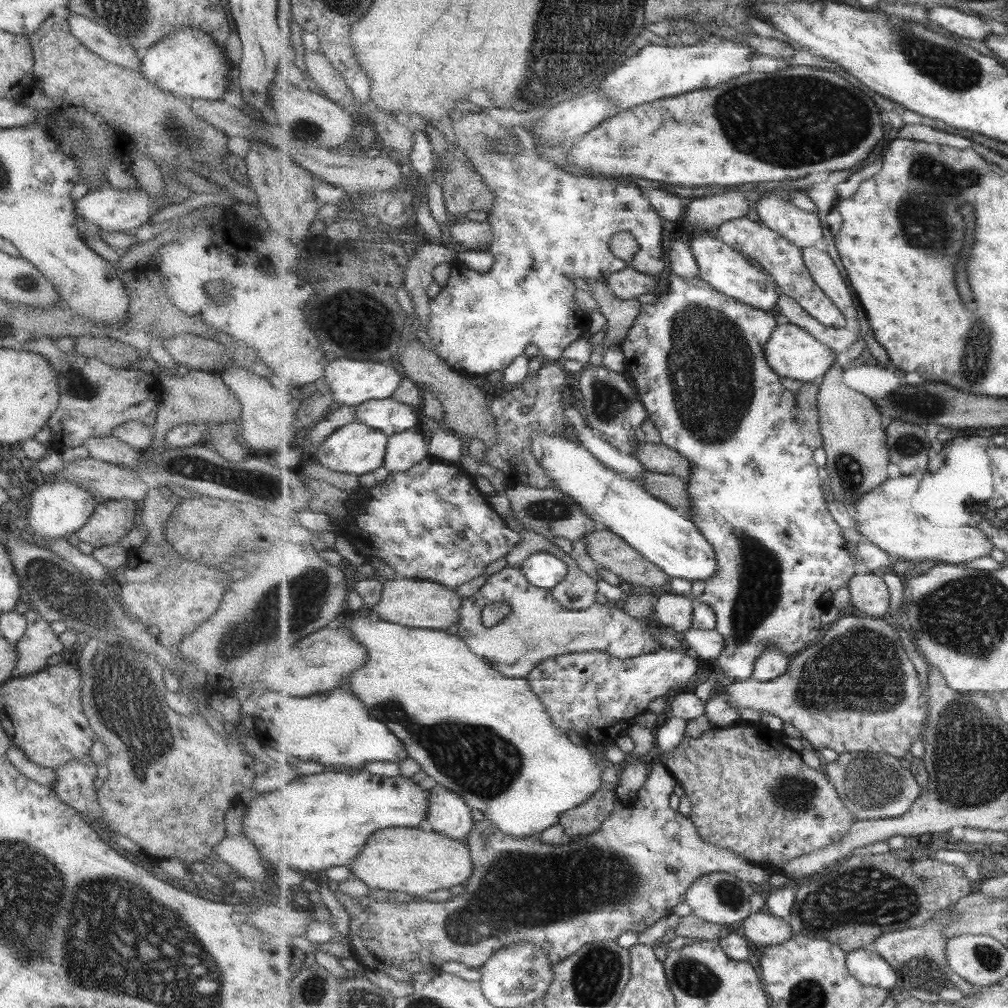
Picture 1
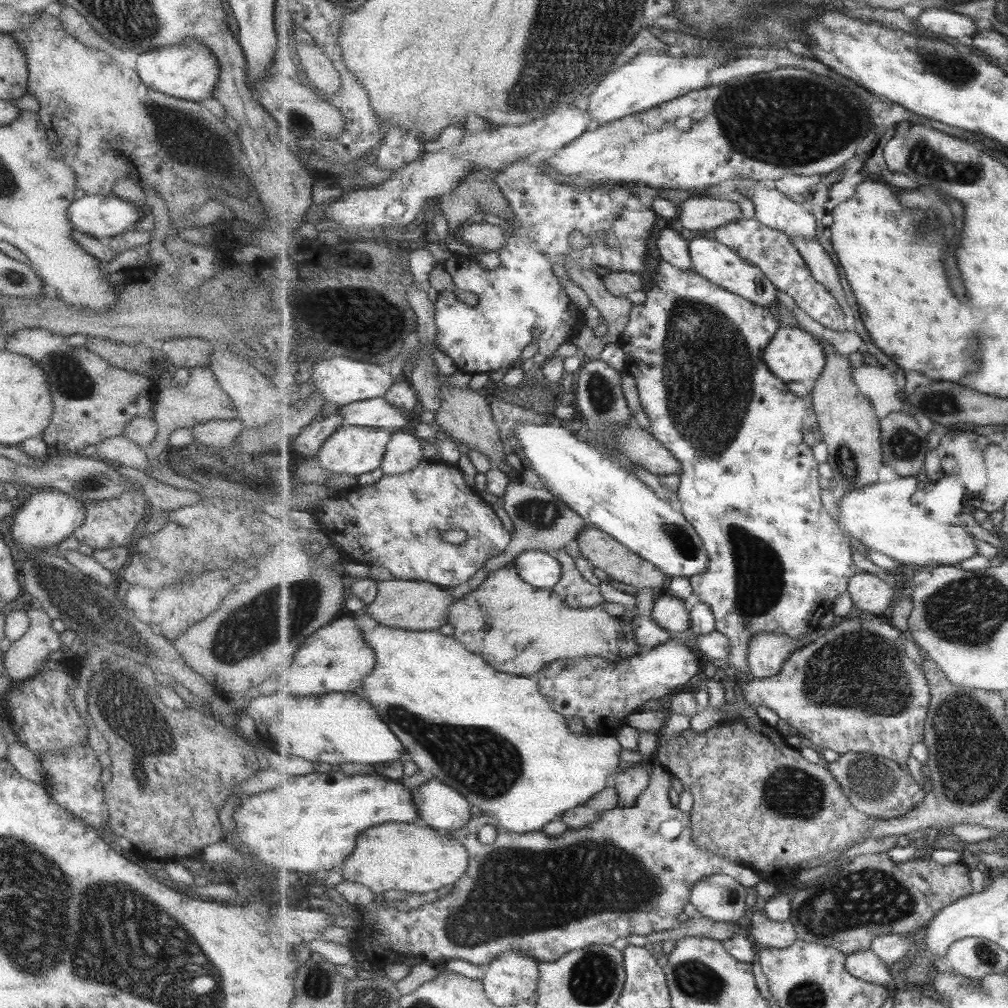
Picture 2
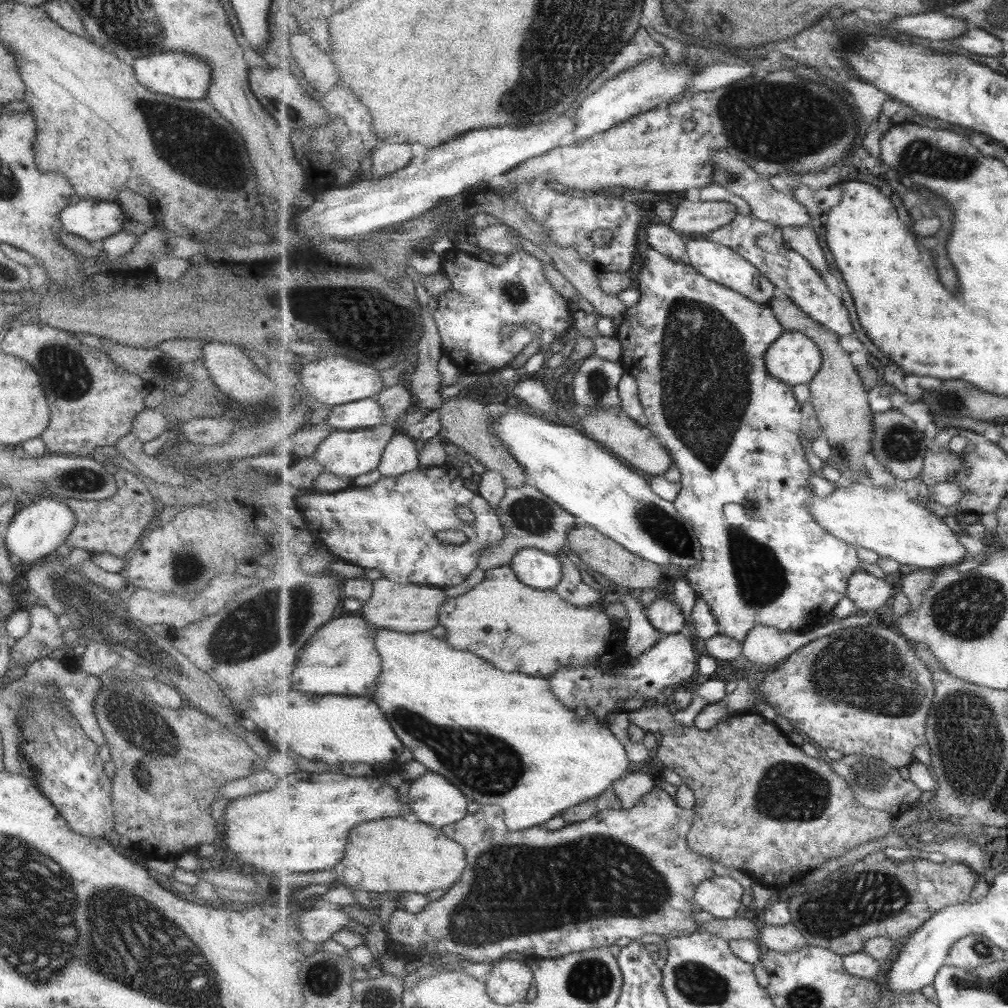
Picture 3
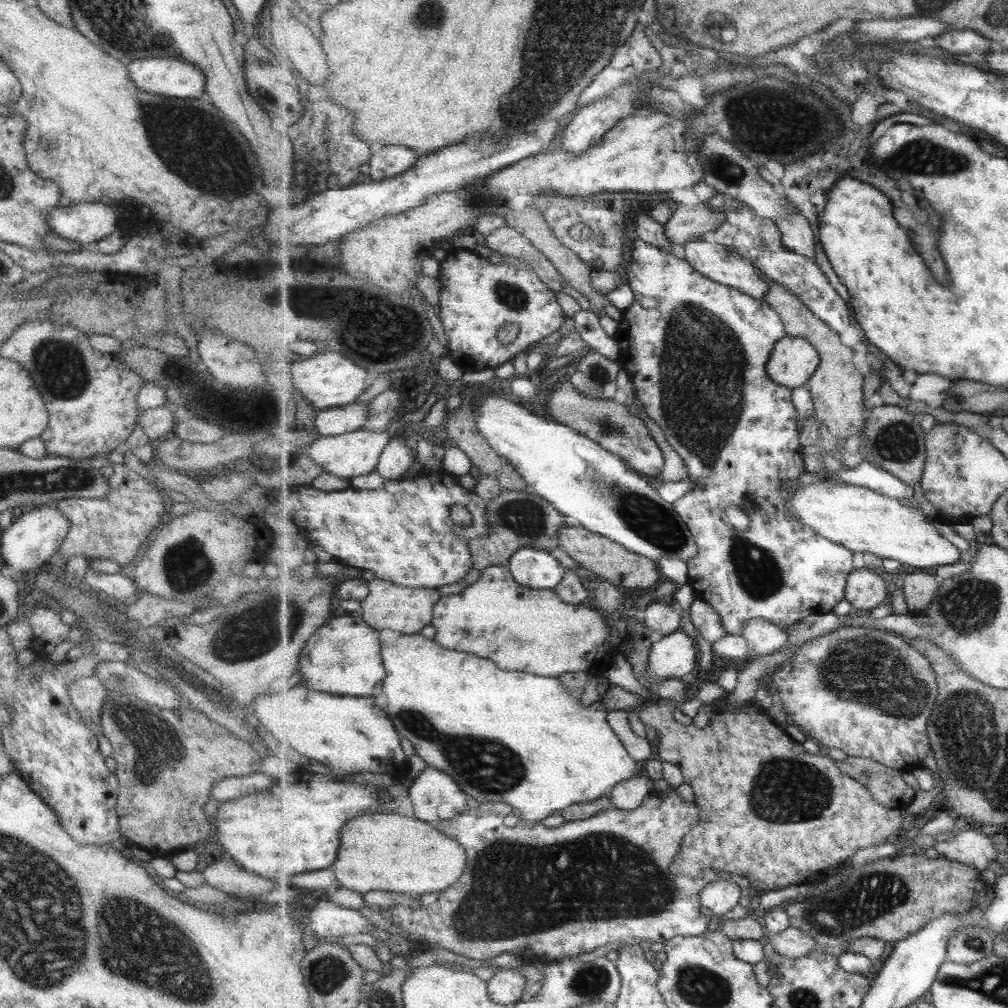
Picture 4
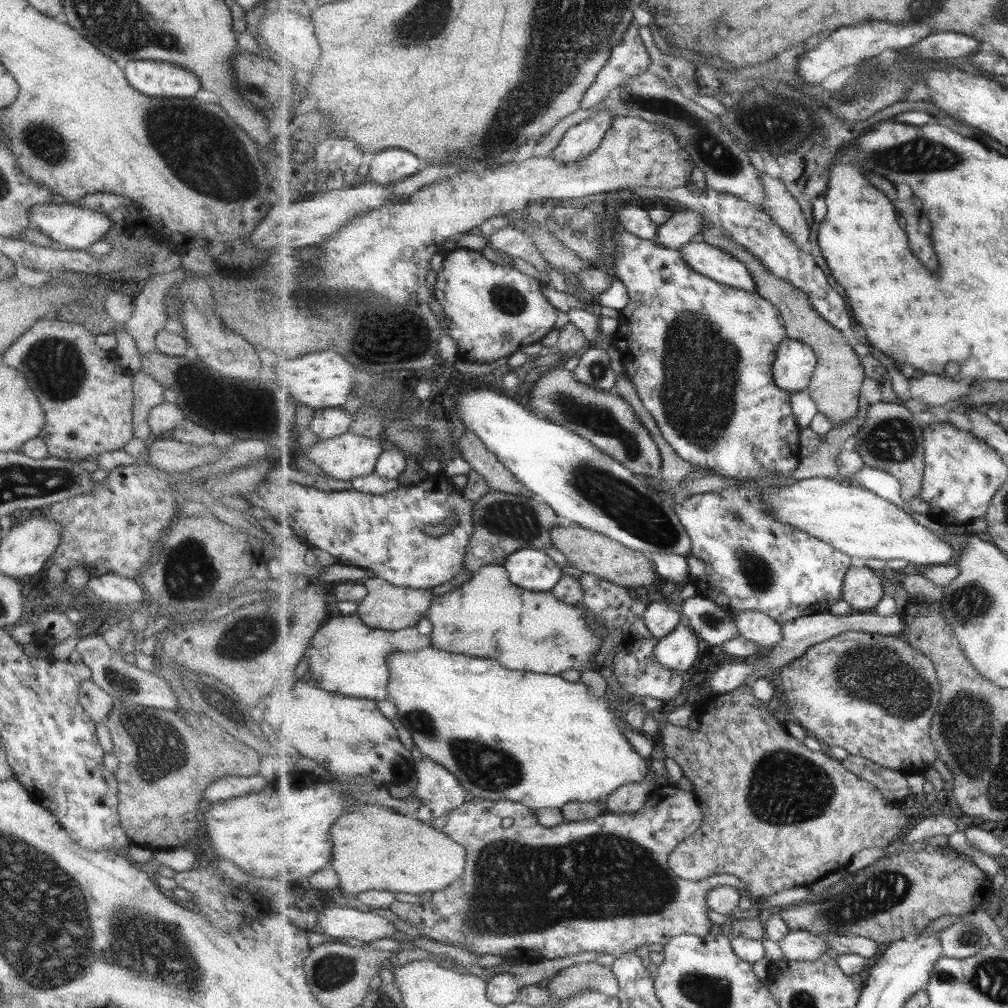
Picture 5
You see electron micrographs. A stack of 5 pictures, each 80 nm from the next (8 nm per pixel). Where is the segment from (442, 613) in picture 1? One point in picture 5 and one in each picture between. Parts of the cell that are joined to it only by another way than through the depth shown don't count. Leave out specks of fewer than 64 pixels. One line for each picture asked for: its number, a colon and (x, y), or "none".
2: (411, 605)
3: (407, 608)
4: (389, 606)
5: (386, 606)

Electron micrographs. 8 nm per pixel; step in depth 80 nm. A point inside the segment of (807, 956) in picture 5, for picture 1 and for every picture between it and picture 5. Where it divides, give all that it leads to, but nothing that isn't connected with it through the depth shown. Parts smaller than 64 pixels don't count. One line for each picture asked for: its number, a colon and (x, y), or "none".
1: (764, 929)
2: (775, 935)
3: (788, 938)
4: (793, 943)

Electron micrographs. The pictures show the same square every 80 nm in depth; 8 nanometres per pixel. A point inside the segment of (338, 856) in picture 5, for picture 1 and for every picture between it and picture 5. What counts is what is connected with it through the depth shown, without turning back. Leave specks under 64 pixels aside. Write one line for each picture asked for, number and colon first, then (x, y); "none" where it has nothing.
1: (415, 861)
2: (409, 857)
3: (396, 855)
4: (382, 851)

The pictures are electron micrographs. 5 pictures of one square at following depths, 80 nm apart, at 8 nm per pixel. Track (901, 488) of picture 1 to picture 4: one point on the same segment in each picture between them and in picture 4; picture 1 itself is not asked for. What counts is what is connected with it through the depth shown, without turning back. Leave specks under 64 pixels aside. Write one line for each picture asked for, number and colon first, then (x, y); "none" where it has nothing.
2: (881, 516)
3: (892, 522)
4: (861, 519)

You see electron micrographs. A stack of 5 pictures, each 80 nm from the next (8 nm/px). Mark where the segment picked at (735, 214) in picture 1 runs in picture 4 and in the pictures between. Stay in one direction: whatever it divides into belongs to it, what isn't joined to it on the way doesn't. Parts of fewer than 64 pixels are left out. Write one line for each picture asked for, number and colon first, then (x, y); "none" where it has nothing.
2: (701, 213)
3: (697, 218)
4: (689, 223)

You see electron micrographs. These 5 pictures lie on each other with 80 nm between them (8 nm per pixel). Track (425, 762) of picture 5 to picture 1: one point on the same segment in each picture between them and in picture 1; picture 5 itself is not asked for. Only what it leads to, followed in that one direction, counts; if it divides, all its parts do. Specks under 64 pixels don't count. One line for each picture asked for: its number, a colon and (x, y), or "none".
1: (448, 813)
2: (441, 807)
3: (435, 800)
4: (436, 796)

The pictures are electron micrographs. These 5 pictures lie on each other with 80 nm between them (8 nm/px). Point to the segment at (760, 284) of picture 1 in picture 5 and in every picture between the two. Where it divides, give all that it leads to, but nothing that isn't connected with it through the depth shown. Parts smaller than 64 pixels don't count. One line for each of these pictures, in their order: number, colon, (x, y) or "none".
2: (719, 263)
3: (720, 263)
4: (720, 263)
5: (716, 263)

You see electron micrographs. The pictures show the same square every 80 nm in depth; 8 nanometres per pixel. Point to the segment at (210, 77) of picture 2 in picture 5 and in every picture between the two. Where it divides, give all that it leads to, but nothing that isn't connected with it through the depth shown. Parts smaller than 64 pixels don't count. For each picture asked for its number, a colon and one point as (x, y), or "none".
3: (176, 74)
4: (175, 78)
5: (152, 78)

